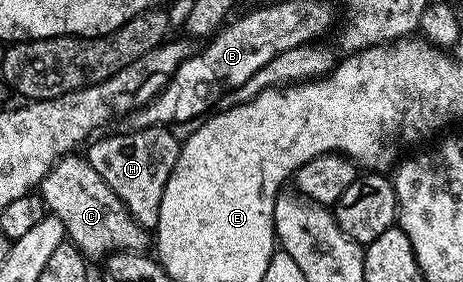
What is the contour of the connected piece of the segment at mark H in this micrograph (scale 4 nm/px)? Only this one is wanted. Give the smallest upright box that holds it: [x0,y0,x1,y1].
[86,127,181,229]

